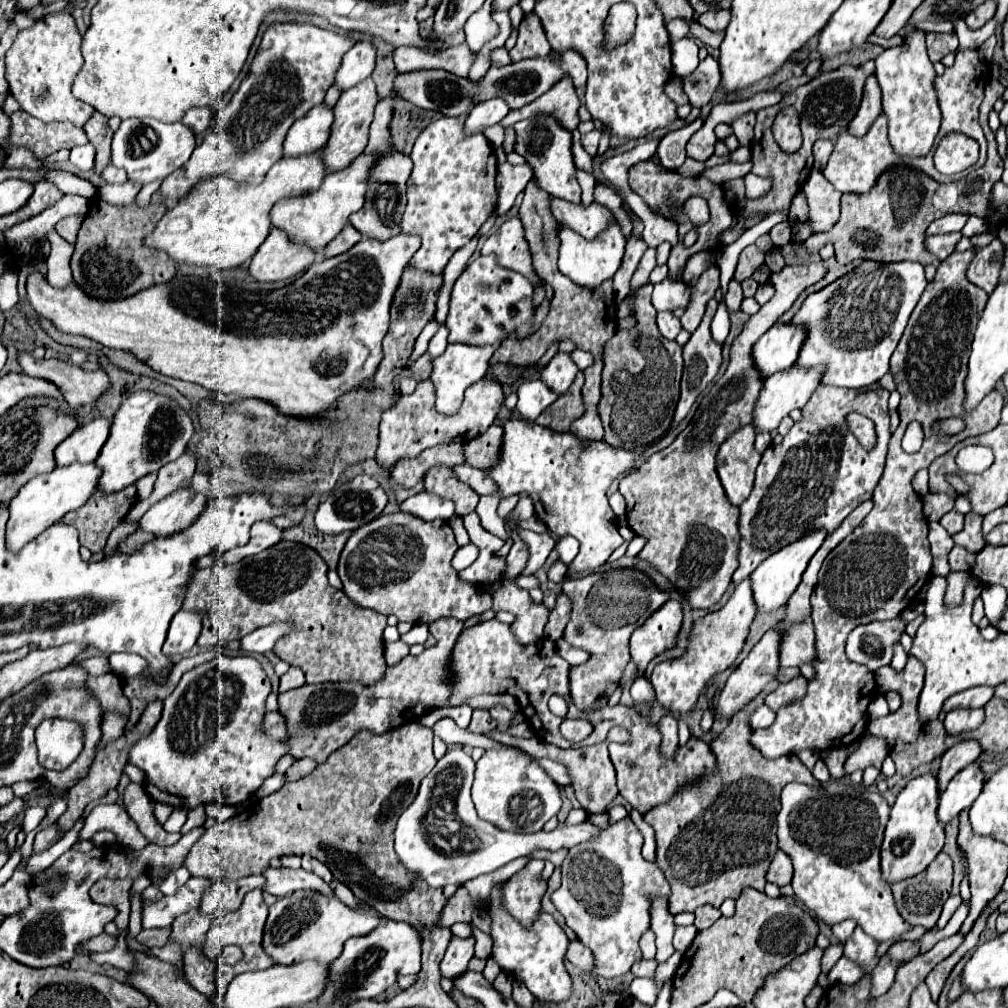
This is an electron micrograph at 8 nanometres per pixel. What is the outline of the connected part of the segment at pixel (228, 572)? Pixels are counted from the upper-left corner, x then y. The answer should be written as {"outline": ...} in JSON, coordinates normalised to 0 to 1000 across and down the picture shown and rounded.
{"outline":[[[279,537],[275,543],[269,543],[253,553],[243,553],[233,561],[213,561],[205,570],[205,564],[197,564],[184,588],[182,604],[195,606],[201,614],[201,626],[195,634],[199,642],[215,642],[227,636],[239,634],[255,622],[263,622],[273,616],[283,616],[289,622],[283,634],[277,634],[271,648],[285,656],[287,660],[299,662],[305,678],[322,678],[322,676],[356,676],[360,680],[370,680],[376,676],[384,664],[380,654],[380,624],[384,622],[384,612],[368,604],[358,604],[340,586],[330,584],[324,578],[324,561],[309,545],[299,539]]]}

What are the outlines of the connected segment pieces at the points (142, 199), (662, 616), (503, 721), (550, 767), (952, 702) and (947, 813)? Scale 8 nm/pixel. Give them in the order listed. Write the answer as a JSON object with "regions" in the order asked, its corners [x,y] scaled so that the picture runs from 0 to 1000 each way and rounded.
{"regions":[[[[156,180],[156,182],[150,182],[150,184],[146,182],[146,184],[144,184],[144,186],[138,189],[138,193],[136,193],[136,199],[138,199],[140,203],[146,203],[146,201],[150,199],[150,193],[152,193],[152,191],[158,188],[158,184],[160,184],[160,180]]],[[[664,594],[656,606],[626,630],[626,654],[632,658],[632,664],[640,666],[646,654],[670,642],[676,618],[678,600],[674,594]]],[[[497,699],[487,701],[487,703],[485,703],[485,707],[487,707],[487,711],[489,711],[497,721],[501,721],[501,719],[509,713],[509,707],[507,707],[507,705],[503,705],[503,703],[501,703],[501,701],[497,701]]],[[[538,752],[534,754],[534,757],[539,761],[543,769],[547,771],[557,781],[563,781],[566,779],[566,771],[564,771],[564,765],[559,758],[547,754],[545,752]]],[[[963,682],[961,686],[953,686],[945,691],[941,691],[936,697],[936,705],[943,705],[949,701],[975,701],[985,691],[985,682]]],[[[963,757],[961,761],[953,763],[939,779],[939,783],[934,787],[932,797],[932,813],[936,818],[939,818],[945,811],[949,811],[957,801],[961,801],[969,789],[973,787],[977,769],[969,757]]]]}

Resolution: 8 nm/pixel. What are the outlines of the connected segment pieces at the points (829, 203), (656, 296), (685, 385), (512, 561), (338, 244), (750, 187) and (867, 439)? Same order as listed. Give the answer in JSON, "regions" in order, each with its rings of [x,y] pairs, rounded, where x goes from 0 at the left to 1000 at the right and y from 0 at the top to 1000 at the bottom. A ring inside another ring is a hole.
{"regions":[[[[807,170],[801,176],[795,189],[799,191],[803,203],[801,221],[805,225],[805,231],[824,229],[832,217],[834,191],[828,186],[824,186],[824,182],[813,170]]],[[[656,279],[650,283],[646,299],[652,309],[668,309],[672,305],[682,305],[684,303],[684,293],[686,285],[680,281],[670,281],[670,279]]],[[[705,297],[701,301],[701,309],[697,313],[697,318],[695,322],[691,324],[691,328],[686,332],[686,336],[678,342],[678,376],[676,376],[676,396],[674,396],[674,402],[672,402],[672,408],[670,408],[670,416],[668,416],[668,424],[674,422],[674,418],[684,410],[686,402],[691,398],[691,394],[695,392],[695,388],[701,384],[701,380],[707,378],[707,374],[711,372],[713,368],[713,362],[715,362],[715,342],[711,338],[707,338],[705,334],[705,328],[703,328],[703,322],[705,322],[705,316],[711,309],[711,299]]],[[[513,529],[507,531],[509,533],[509,543],[501,555],[501,572],[511,574],[513,570],[517,570],[517,563],[521,563],[521,555],[523,555],[523,547],[521,547],[521,539],[517,539],[517,533]]],[[[344,223],[344,225],[334,233],[334,237],[330,237],[330,241],[326,241],[326,245],[322,245],[320,255],[322,255],[322,257],[334,255],[334,253],[346,249],[346,247],[348,247],[352,241],[356,241],[358,237],[360,237],[360,233],[356,233],[354,229],[350,229],[348,223]]],[[[743,172],[739,176],[739,184],[741,184],[739,197],[755,197],[755,195],[759,195],[765,189],[767,180],[761,178],[761,176],[751,176],[751,174]]],[[[842,410],[840,412],[842,418],[842,426],[848,432],[851,438],[858,445],[865,445],[869,438],[869,430],[867,420],[852,410]]]]}

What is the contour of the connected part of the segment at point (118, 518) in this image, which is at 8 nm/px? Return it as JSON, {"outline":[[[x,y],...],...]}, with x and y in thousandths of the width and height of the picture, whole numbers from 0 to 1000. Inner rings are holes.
{"outline":[[[128,481],[116,489],[94,487],[80,505],[66,509],[61,519],[76,523],[80,541],[86,543],[90,549],[96,549],[104,545],[108,529],[122,517],[126,507],[134,501],[134,495],[134,481]]]}

